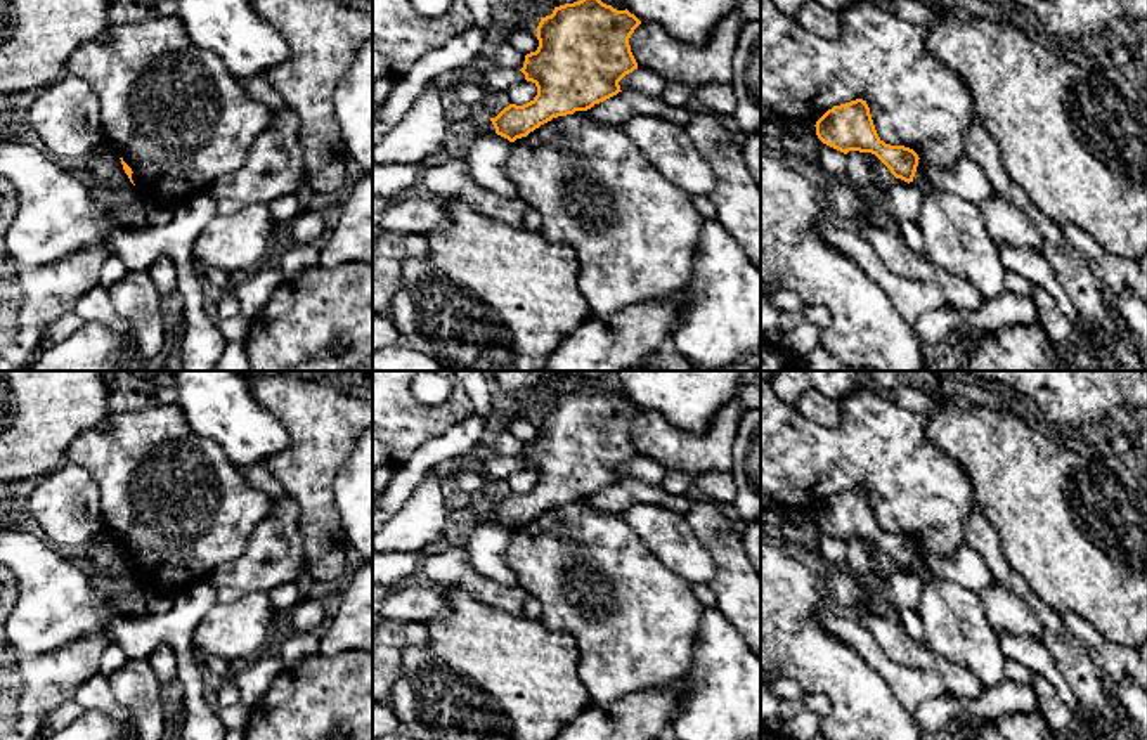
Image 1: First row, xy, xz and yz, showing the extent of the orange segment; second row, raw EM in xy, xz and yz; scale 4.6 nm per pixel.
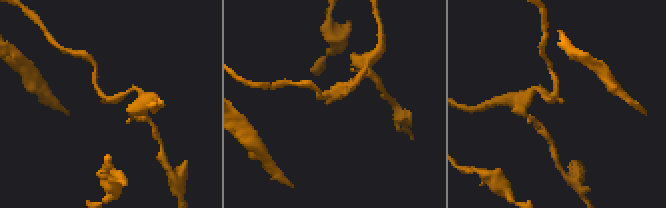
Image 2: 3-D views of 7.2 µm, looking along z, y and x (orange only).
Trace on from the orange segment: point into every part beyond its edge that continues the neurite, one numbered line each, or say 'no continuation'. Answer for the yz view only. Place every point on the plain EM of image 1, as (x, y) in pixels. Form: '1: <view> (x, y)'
no continuation

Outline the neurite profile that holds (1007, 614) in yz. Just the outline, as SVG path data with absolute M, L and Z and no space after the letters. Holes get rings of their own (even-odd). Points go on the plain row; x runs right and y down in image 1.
M993 584L979 593L988 620L998 636L1024 634L1041 639L1043 629L1034 612L1012 591Z

